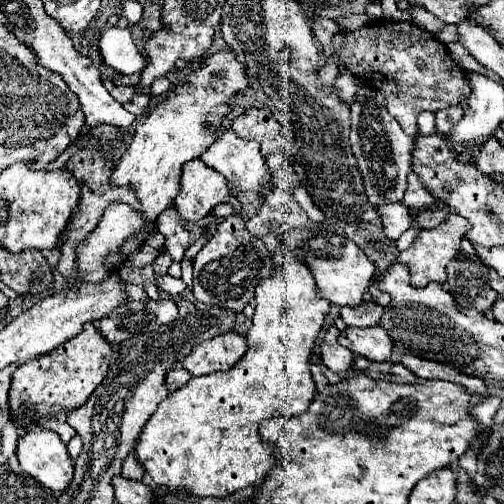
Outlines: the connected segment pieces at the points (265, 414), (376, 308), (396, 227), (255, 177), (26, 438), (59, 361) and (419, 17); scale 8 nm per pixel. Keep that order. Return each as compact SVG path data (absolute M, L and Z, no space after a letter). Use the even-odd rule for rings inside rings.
M286 255L286 263L274 267L272 277L256 287L254 305L252 327L246 333L248 351L242 361L228 371L192 377L182 389L170 393L144 425L136 455L154 485L168 487L170 491L188 489L196 497L228 497L238 489L260 483L278 463L278 449L260 437L260 423L278 415L300 415L310 407L316 385L310 375L308 359L330 309L330 301L318 297L310 267L300 263L294 255Z
M362 303L360 307L342 307L340 309L340 317L344 319L346 325L354 325L354 327L372 327L378 325L380 317L382 317L384 309L378 303Z
M386 203L380 209L384 233L390 239L398 239L406 229L412 227L412 217L410 211L404 203Z
M224 125L218 127L208 127L210 131L216 133L216 141L202 153L202 161L216 169L218 173L222 173L228 181L232 181L234 185L246 189L246 191L258 191L260 185L268 183L268 171L266 171L266 163L264 157L260 155L258 149L258 141L246 141L242 137L238 137L234 131L226 129Z
M32 429L18 439L16 455L20 467L44 487L64 493L74 475L74 465L58 433L50 429Z
M88 323L82 333L68 339L52 353L46 353L34 361L20 365L12 375L10 387L10 409L18 427L28 427L40 419L40 413L72 411L86 403L92 391L104 381L112 359L112 345L102 337L94 323ZM26 409L34 411L24 413Z
M414 5L412 7L412 21L422 27L422 29L428 29L432 33L436 33L440 27L442 27L442 19L438 19L436 15L432 15L430 11L422 9L420 5Z

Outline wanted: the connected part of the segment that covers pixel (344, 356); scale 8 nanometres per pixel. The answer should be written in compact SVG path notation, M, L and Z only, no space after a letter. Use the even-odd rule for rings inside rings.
M330 325L326 335L324 335L324 341L322 341L320 349L322 349L324 365L334 373L344 375L346 369L350 369L350 365L354 361L354 353L350 353L350 349L346 349L346 347L338 345L338 341L336 341L338 333L340 331L336 329L336 325Z

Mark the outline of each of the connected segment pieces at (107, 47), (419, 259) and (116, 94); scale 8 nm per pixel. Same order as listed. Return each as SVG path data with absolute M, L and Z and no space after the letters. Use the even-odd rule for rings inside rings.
M108 27L102 33L98 47L100 47L100 55L104 63L114 67L120 73L132 75L132 73L140 73L146 67L146 59L134 45L128 27L124 29Z
M450 213L440 225L436 225L434 229L422 229L418 233L418 237L414 239L414 243L400 253L398 261L400 263L406 263L410 267L410 273L412 273L412 279L410 283L414 287L424 287L432 281L436 283L444 283L446 281L446 265L452 261L452 257L458 253L460 249L460 239L464 237L464 233L470 229L470 223L456 215L456 213Z
M115 86L110 91L112 97L121 104L124 104L128 100L131 100L134 93L148 94L150 93L150 88L145 88L142 91L138 91L137 86Z

